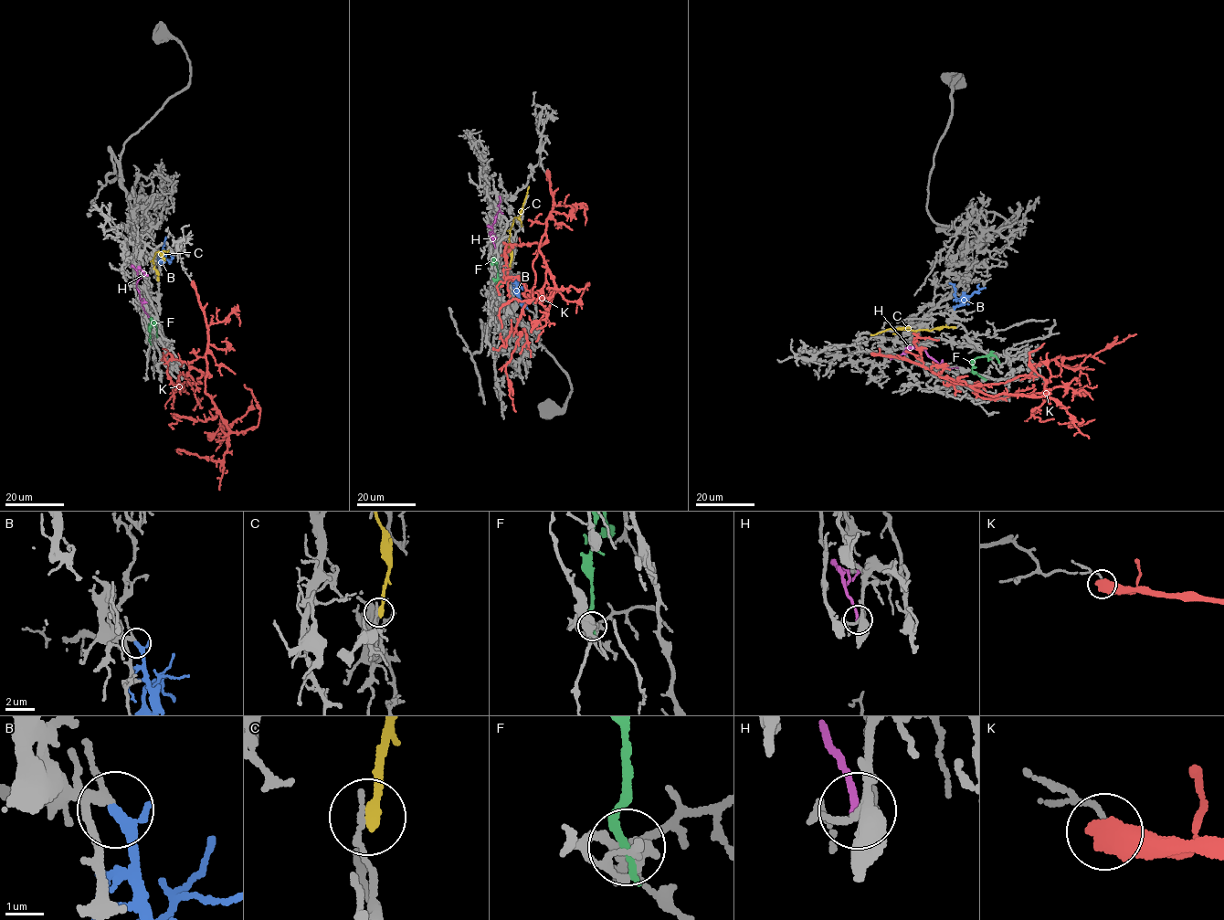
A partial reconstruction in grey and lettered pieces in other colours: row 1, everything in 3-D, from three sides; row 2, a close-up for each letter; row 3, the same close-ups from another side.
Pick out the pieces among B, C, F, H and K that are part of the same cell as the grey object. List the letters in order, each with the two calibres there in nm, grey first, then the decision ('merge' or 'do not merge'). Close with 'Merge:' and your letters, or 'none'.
B: 160/340 nm | merge
C: 170/360 nm | do not merge
F: 280/240 nm | do not merge
H: 100/180 nm | do not merge
K: 110/600 nm | do not merge
Merge: B

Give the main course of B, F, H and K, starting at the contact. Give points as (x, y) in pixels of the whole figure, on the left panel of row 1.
B: (159, 261), (163, 259), (171, 261)
F: (150, 342), (151, 318), (157, 329), (157, 337)
H: (148, 316), (136, 288), (136, 271), (138, 268), (142, 269)
K: (192, 281), (205, 319), (209, 375), (197, 378), (200, 384), (183, 374), (187, 381), (174, 386), (188, 394)

